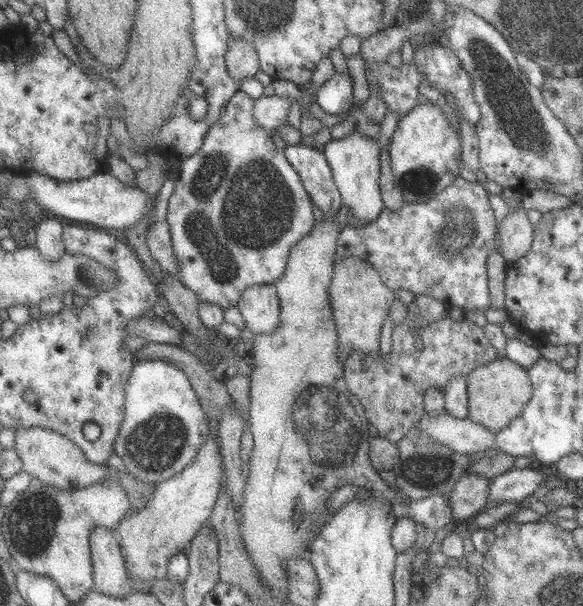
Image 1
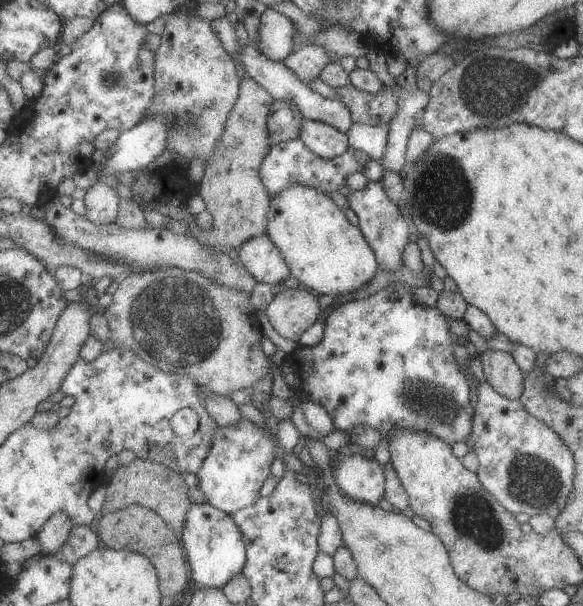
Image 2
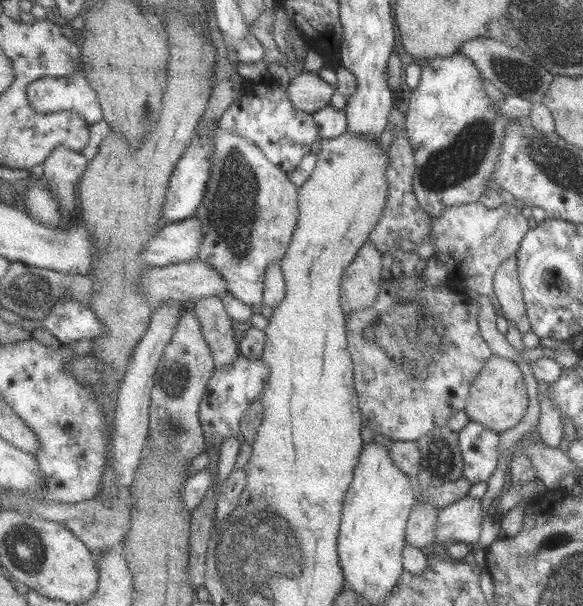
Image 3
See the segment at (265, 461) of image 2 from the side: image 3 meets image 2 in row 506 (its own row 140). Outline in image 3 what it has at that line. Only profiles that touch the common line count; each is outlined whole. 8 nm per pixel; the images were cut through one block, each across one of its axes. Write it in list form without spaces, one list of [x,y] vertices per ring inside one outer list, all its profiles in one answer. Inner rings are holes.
[[[218,128],[216,151],[211,169],[211,178],[203,204],[195,214],[204,228],[204,241],[199,258],[211,263],[229,283],[229,294],[245,304],[263,304],[266,291],[265,275],[267,267],[275,261],[283,260],[290,250],[293,235],[300,219],[300,187],[293,184],[289,174],[273,164],[262,148],[226,128]]]

